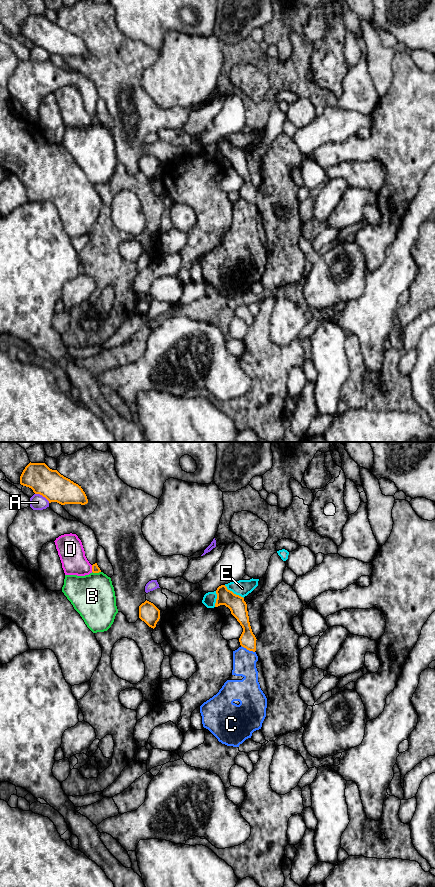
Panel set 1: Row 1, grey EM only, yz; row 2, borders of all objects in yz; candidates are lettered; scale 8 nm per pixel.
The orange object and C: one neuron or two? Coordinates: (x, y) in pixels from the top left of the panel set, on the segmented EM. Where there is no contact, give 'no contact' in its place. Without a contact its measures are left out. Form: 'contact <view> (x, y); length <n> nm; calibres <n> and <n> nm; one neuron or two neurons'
contact yz (248, 649); length 130 nm; calibres 130 and 190 nm; two neurons

